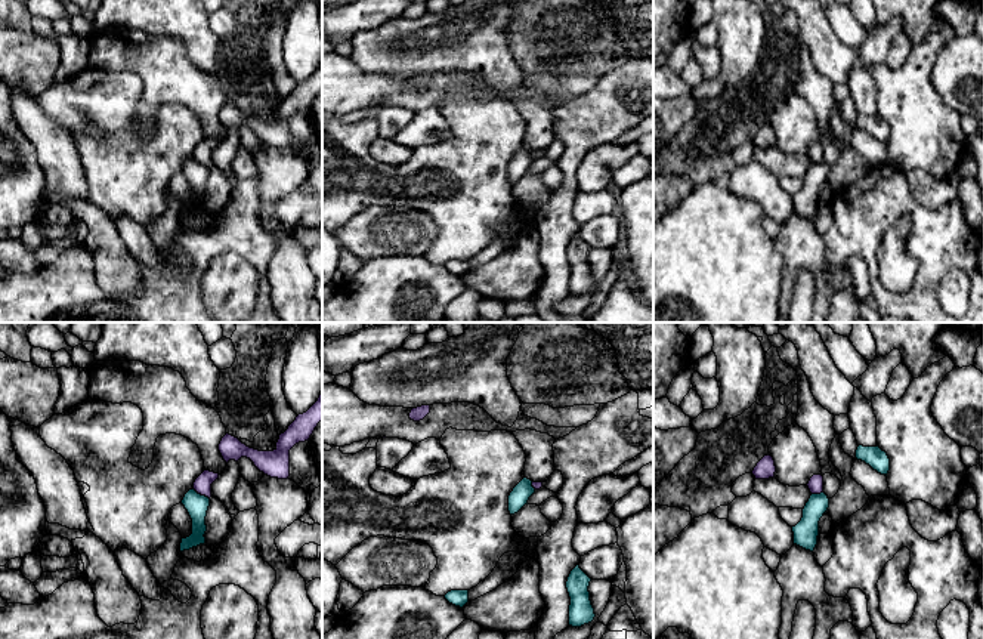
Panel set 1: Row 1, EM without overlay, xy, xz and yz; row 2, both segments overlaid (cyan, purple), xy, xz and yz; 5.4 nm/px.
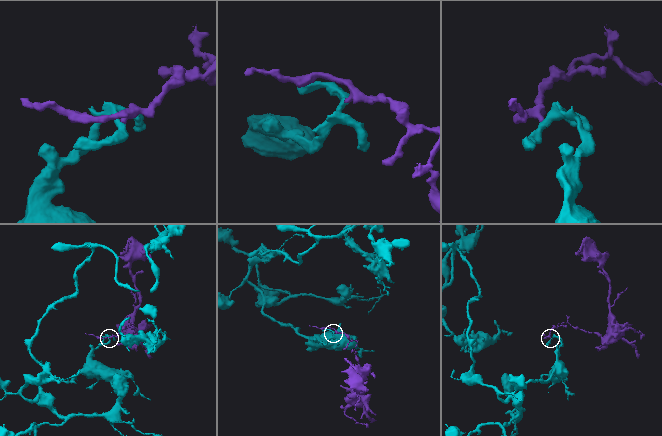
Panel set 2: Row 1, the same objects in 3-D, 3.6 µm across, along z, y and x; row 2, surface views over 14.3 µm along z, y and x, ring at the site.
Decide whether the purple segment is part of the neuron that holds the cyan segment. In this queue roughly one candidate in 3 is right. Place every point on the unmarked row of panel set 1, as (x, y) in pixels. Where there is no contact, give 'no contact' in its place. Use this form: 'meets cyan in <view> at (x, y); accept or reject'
meets cyan in xy at (200, 163); reject

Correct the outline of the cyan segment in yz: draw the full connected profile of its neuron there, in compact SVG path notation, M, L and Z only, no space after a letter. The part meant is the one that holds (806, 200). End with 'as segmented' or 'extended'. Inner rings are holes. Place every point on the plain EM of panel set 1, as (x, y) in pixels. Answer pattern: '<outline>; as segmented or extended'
M825 161L812 163L803 178L801 189L792 195L794 213L813 220L817 213L819 189L829 176L829 167Z; as segmented

